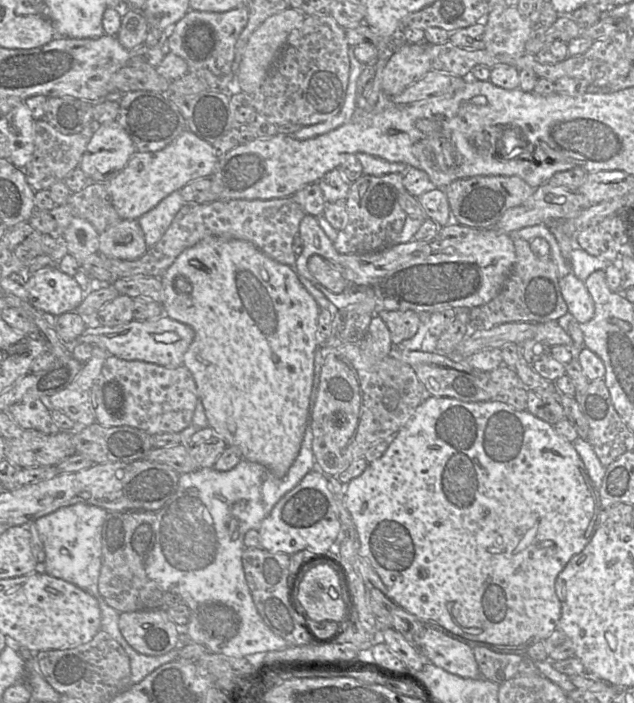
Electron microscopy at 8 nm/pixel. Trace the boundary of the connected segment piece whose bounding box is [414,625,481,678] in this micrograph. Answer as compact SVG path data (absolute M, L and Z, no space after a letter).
M426 625L414 646L430 663L449 673L464 678L481 677L473 649L467 643L451 638L437 626Z

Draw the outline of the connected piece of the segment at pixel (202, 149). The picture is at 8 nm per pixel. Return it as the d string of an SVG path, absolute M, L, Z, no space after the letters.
M186 131L162 150L159 150L156 152L137 152L136 151L132 155L130 160L128 161L127 165L120 172L118 172L114 177L112 177L107 182L97 182L97 183L106 183L111 202L112 202L115 210L117 211L118 215L122 219L125 219L125 220L136 219L137 220L140 216L142 216L143 214L145 214L146 212L151 210L153 207L155 207L161 200L163 200L169 194L171 194L175 191L180 191L188 183L190 183L196 179L210 177L216 168L218 158L219 157L215 154L215 151L210 143L208 143L205 140L202 140L201 138L196 136L194 133L192 133L191 131Z

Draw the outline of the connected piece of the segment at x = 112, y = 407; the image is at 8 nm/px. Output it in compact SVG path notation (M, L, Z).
M109 355L91 388L91 401L97 424L104 427L130 426L155 435L181 433L192 424L200 399L193 375L183 365L167 368Z

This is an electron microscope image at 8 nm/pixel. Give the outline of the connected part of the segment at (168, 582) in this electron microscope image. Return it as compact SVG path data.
M306 422L299 454L285 476L278 478L264 466L244 459L235 468L226 472L219 472L213 468L198 469L179 475L175 494L161 509L151 511L156 518L156 542L146 565L146 573L162 591L179 594L182 602L190 610L188 623L179 626L180 646L191 641L204 646L209 652L235 658L282 650L290 646L286 640L271 631L255 607L242 567L241 558L245 549L243 540L249 530L258 529L275 504L296 487L314 467L312 433Z

